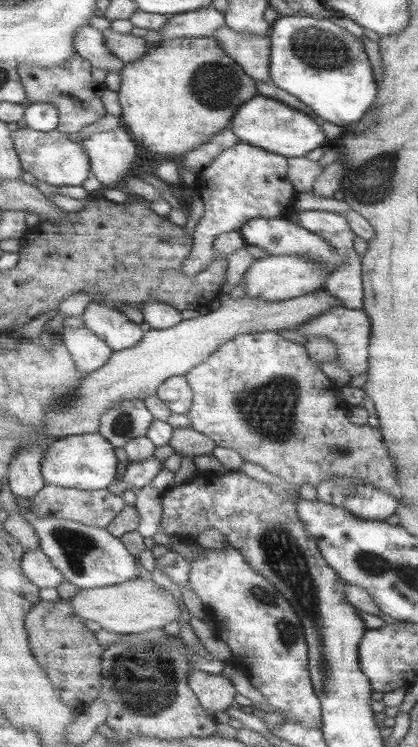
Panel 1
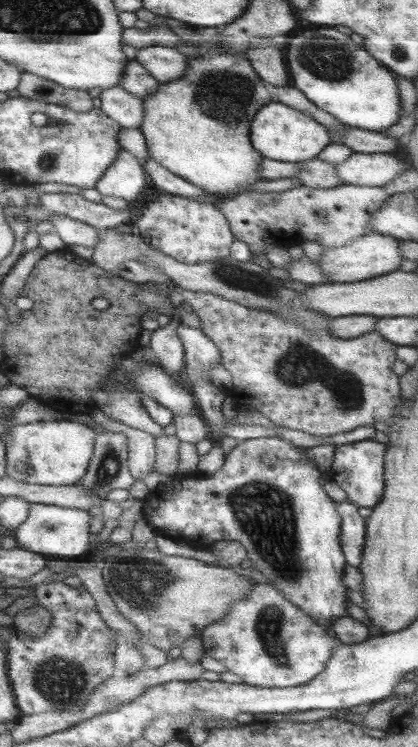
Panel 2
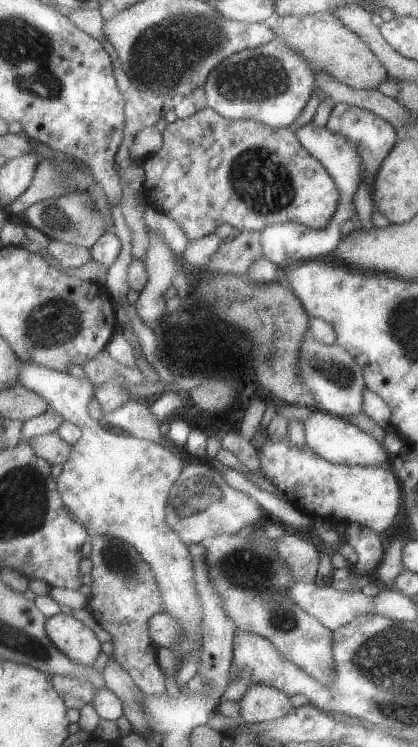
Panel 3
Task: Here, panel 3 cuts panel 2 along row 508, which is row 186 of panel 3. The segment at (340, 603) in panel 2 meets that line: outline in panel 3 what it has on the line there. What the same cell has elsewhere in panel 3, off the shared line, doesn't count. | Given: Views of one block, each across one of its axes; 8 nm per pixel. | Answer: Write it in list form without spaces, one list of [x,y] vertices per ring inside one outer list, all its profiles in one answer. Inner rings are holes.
[[[207,107],[190,118],[177,118],[162,133],[163,148],[142,165],[148,201],[181,224],[189,241],[212,234],[219,224],[231,224],[241,232],[261,232],[271,224],[287,222],[323,230],[329,228],[339,210],[341,187],[289,127],[273,128],[255,120],[232,120]]]

